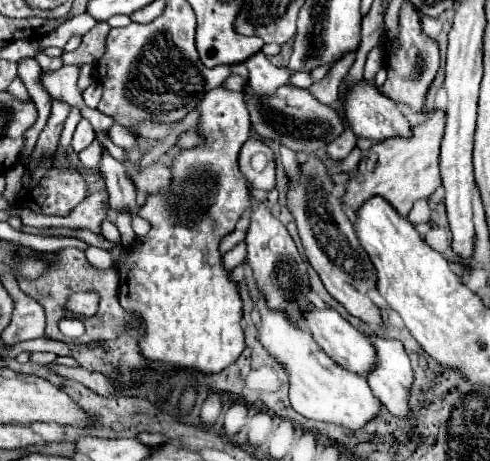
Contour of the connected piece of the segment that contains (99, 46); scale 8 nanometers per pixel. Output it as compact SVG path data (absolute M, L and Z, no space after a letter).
M99 22L82 37L82 43L76 51L64 53L64 65L74 65L74 63L96 63L102 53L106 51L106 37L108 37L110 25L107 22Z

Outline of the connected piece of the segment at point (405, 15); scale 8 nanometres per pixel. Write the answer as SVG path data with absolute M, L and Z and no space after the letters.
M404 1L402 9L400 9L400 37L398 37L398 41L400 41L400 49L390 51L386 57L384 67L388 71L388 79L380 91L386 93L390 99L400 99L400 101L408 103L416 113L422 113L426 91L440 67L440 55L438 55L436 41L422 37L418 13L414 11L414 5L410 5L410 1Z

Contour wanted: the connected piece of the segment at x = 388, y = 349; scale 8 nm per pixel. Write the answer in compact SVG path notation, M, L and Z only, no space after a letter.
M368 335L376 349L376 365L366 375L372 393L386 405L392 415L408 415L408 389L412 385L412 367L398 339Z

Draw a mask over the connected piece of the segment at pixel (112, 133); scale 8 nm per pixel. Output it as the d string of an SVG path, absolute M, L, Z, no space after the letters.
M114 123L114 125L110 127L108 137L112 139L114 145L118 145L118 147L122 147L122 149L134 149L134 147L138 147L138 139L134 139L134 137L130 135L130 131L124 129L124 127L118 125L118 123Z

